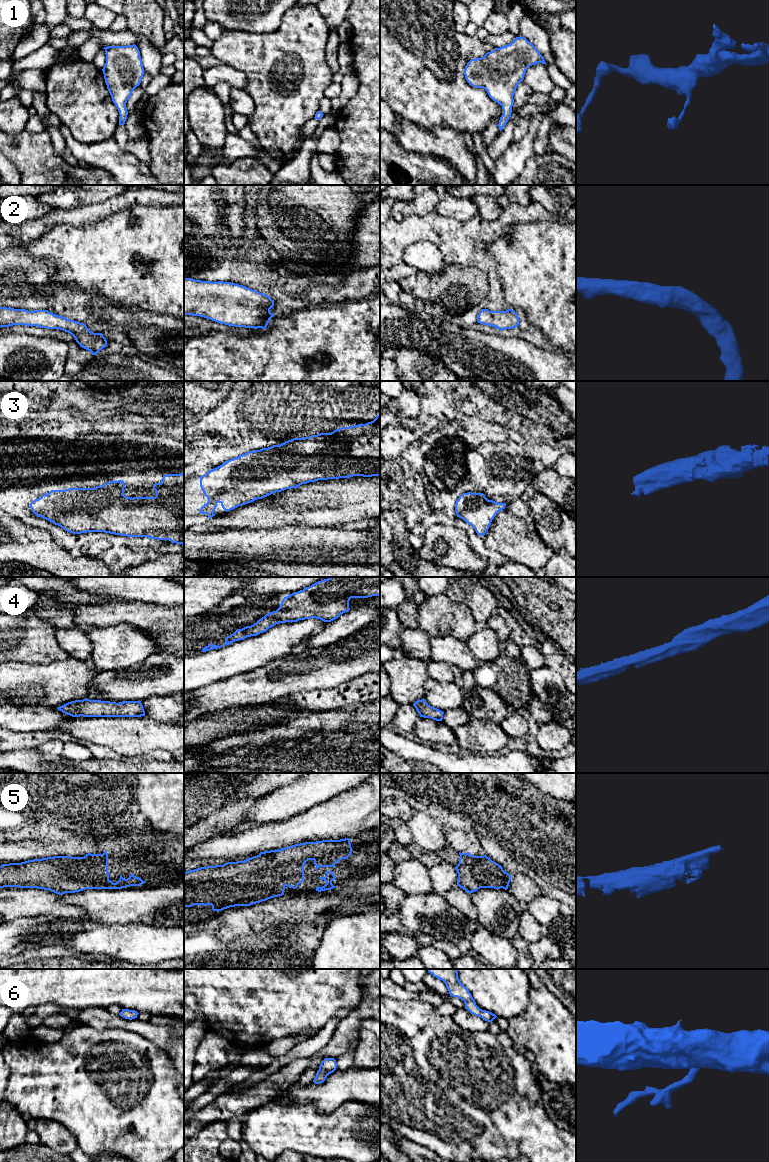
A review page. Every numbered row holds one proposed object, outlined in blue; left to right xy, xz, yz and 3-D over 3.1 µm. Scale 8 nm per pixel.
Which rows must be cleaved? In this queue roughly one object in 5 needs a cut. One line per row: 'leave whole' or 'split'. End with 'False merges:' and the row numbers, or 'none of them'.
1: leave whole
2: leave whole
3: leave whole
4: leave whole
5: leave whole
6: leave whole
False merges: none of them

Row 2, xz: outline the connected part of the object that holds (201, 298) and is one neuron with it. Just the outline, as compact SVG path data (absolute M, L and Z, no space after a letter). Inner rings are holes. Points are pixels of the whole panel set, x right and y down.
M184 278L184 314L200 316L220 324L245 328L267 327L275 315L270 312L274 300L268 295L231 282L201 281Z

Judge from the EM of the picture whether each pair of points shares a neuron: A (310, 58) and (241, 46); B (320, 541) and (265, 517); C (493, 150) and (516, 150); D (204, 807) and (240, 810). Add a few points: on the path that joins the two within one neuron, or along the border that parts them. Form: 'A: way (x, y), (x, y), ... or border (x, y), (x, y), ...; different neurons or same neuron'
A: way (293, 50), (270, 47), (262, 39), (258, 43); same neuron
B: border (309, 527), (285, 526), (271, 529); different neurons
C: border (511, 142), (494, 160); different neurons
D: border (231, 801), (200, 819); different neurons

